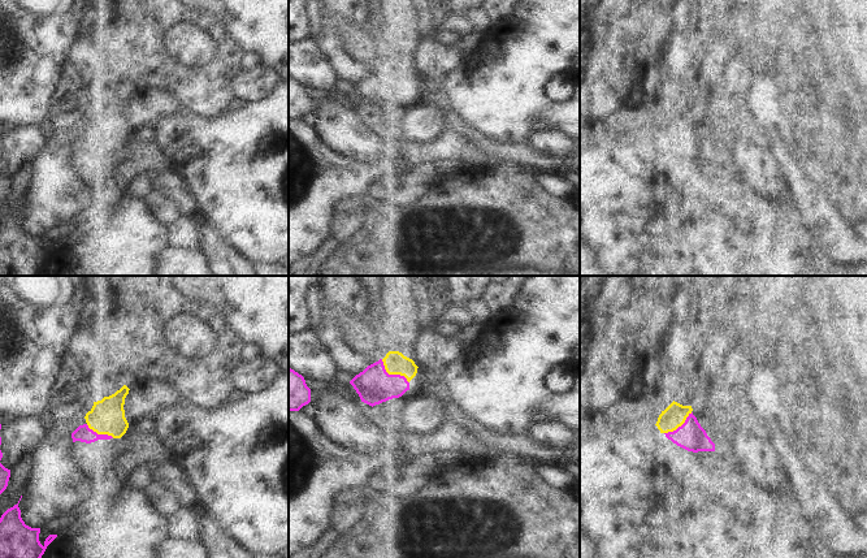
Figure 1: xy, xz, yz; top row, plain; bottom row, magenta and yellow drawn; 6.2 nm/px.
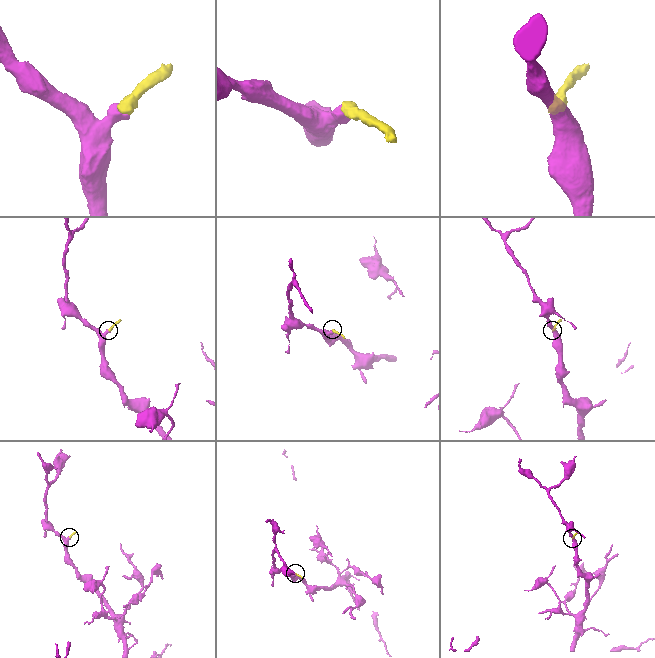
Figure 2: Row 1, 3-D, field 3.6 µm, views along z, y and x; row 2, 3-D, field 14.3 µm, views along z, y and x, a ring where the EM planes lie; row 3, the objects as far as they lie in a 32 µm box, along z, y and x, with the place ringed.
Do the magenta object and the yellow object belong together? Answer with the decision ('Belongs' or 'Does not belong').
Belongs

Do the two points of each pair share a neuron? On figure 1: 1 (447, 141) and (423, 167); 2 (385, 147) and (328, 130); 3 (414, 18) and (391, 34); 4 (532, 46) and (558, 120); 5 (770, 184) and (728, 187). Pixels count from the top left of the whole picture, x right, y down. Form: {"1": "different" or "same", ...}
{"1": "same", "2": "same", "3": "same", "4": "same", "5": "different"}

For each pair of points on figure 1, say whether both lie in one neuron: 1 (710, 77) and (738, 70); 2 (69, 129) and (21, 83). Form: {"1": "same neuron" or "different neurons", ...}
{"1": "different neurons", "2": "different neurons"}

